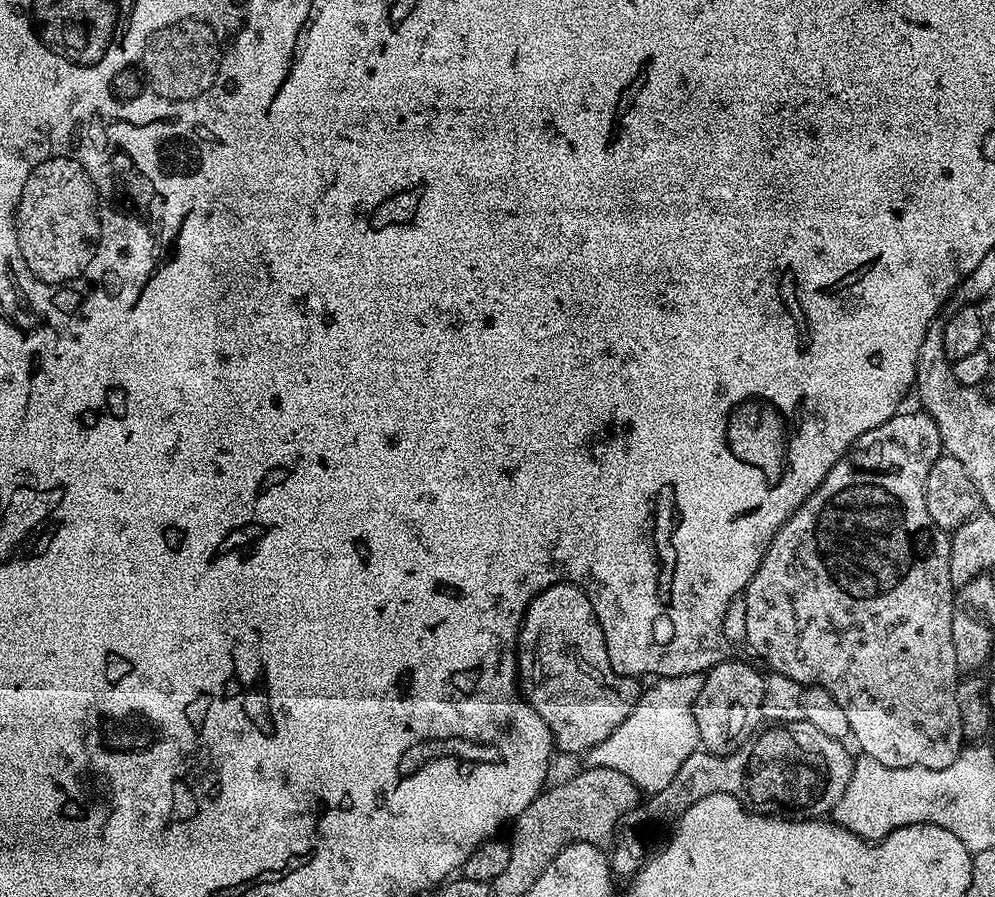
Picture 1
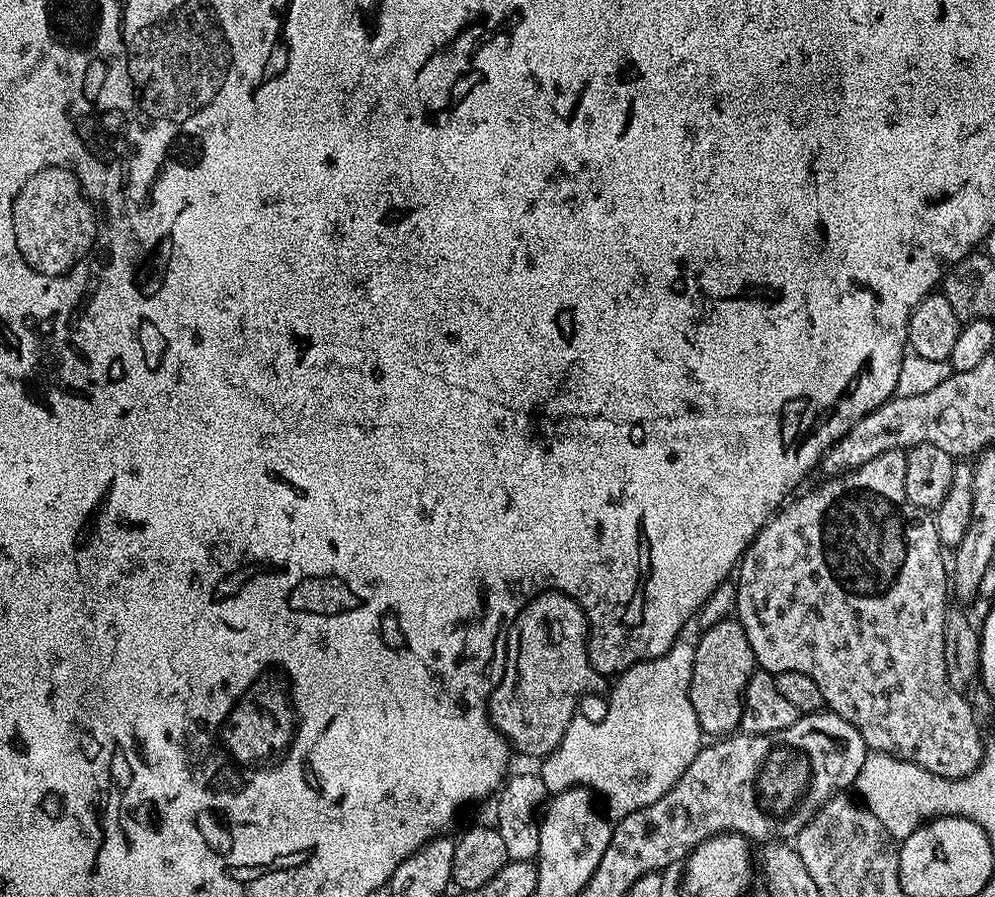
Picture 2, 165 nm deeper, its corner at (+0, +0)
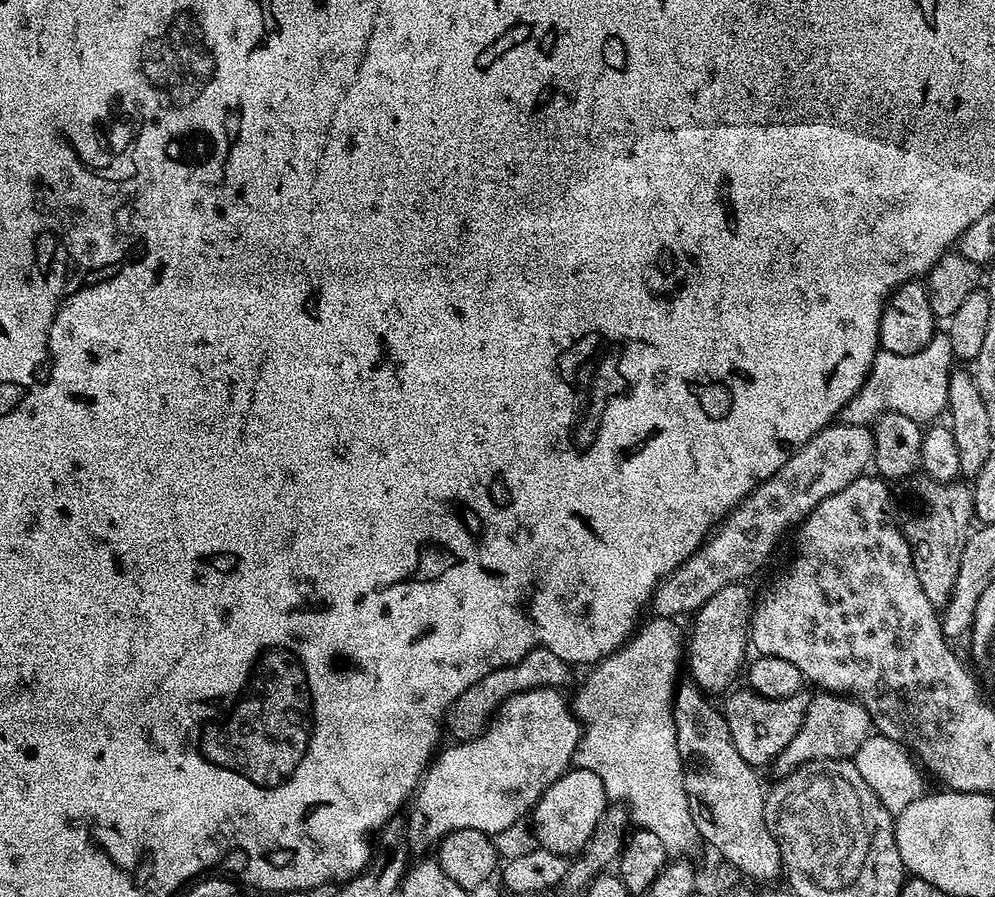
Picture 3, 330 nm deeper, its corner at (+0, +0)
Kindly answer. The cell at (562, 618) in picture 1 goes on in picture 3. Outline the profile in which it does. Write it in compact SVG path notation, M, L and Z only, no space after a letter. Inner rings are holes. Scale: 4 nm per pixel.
M536 648L533 652L526 653L516 664L505 668L494 670L486 674L474 686L466 690L453 702L448 711L444 713L443 723L446 725L446 732L452 735L453 741L472 740L485 731L490 717L495 713L504 701L509 700L515 692L525 692L531 688L559 688L565 687L568 680L569 665L564 663L563 656L556 656L545 648Z

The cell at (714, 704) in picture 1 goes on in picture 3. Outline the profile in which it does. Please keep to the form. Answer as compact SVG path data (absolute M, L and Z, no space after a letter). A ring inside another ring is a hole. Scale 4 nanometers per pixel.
M744 582L722 586L714 598L694 613L692 637L686 640L686 666L692 670L691 679L705 693L727 693L735 685L732 683L736 675L739 672L741 675L745 667L744 655L750 652L750 617L754 607L754 595L748 586Z

